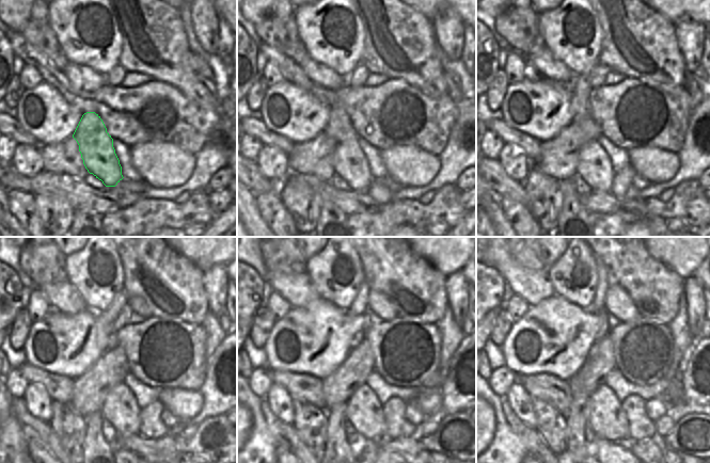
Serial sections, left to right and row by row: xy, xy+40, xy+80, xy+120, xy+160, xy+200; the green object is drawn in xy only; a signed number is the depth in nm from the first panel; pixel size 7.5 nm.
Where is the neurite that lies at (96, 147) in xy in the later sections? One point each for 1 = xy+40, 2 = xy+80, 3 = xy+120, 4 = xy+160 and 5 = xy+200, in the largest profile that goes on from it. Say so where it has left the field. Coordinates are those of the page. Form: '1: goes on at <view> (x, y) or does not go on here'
1: goes on at xy+40 (349, 162)
2: goes on at xy+80 (594, 166)
3: goes on at xy+120 (120, 408)
4: goes on at xy+160 (363, 410)
5: goes on at xy+200 (605, 416)

